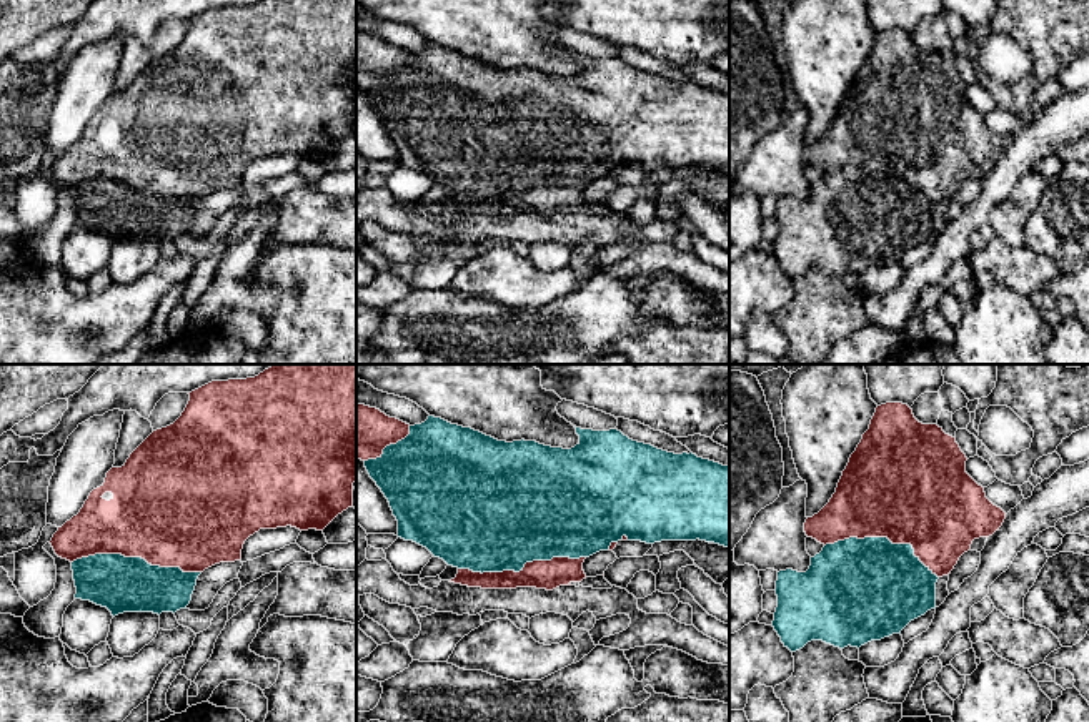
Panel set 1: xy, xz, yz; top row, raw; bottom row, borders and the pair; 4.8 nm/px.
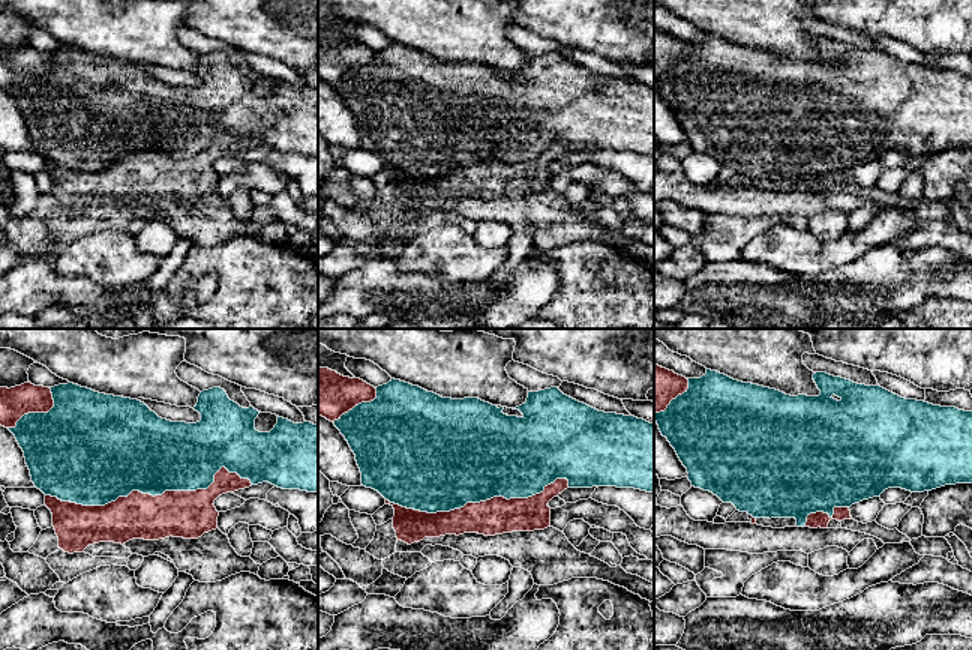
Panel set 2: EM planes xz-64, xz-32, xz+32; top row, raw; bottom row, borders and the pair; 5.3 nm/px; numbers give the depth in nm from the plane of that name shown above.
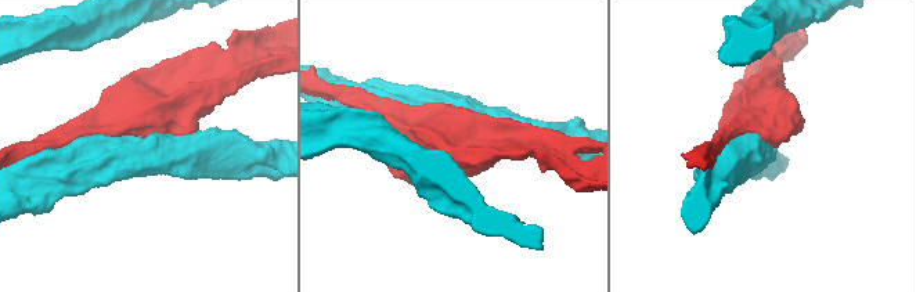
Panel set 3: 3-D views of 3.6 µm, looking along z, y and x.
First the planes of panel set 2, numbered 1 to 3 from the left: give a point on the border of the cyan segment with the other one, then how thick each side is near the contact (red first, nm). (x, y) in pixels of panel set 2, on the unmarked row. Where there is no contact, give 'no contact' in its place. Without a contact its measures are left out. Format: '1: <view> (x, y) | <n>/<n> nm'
1: xz-64 (150, 159) | 260/440 nm
2: xz-32 (477, 167) | 200/480 nm
3: xz+32 (824, 177) | 80/460 nm

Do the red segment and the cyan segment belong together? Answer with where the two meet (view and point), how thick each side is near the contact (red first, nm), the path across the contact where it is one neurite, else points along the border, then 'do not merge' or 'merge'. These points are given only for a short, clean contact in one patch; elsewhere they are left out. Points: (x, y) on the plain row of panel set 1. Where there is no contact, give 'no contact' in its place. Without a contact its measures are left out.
meets red in xz at (523, 195); 140 nm thick on the red side, 460 nm on the other; do not merge

